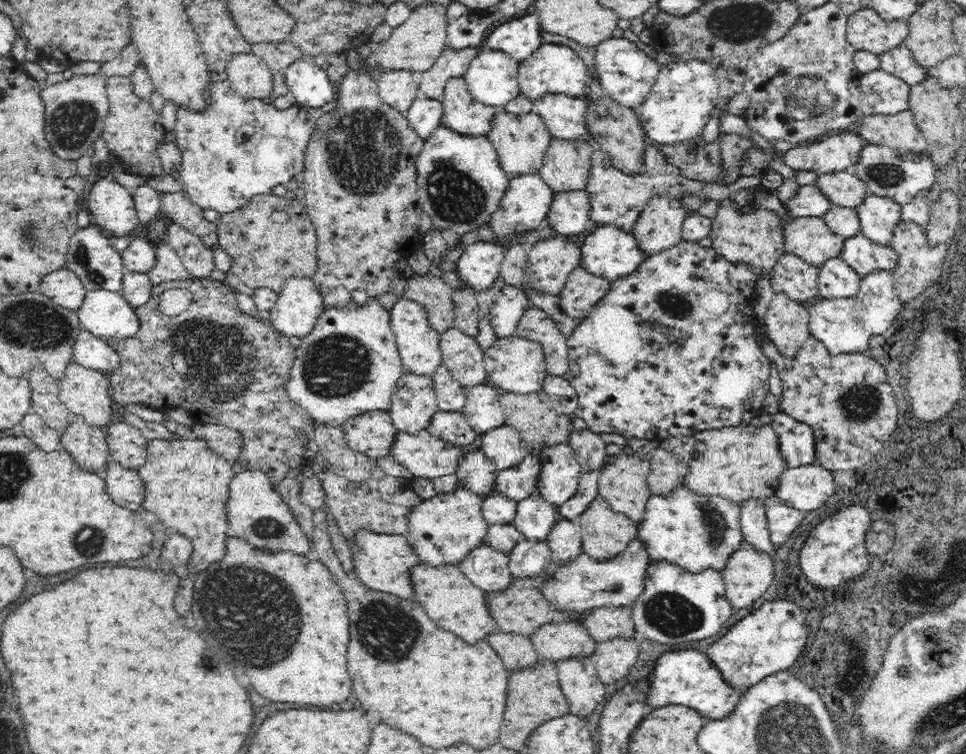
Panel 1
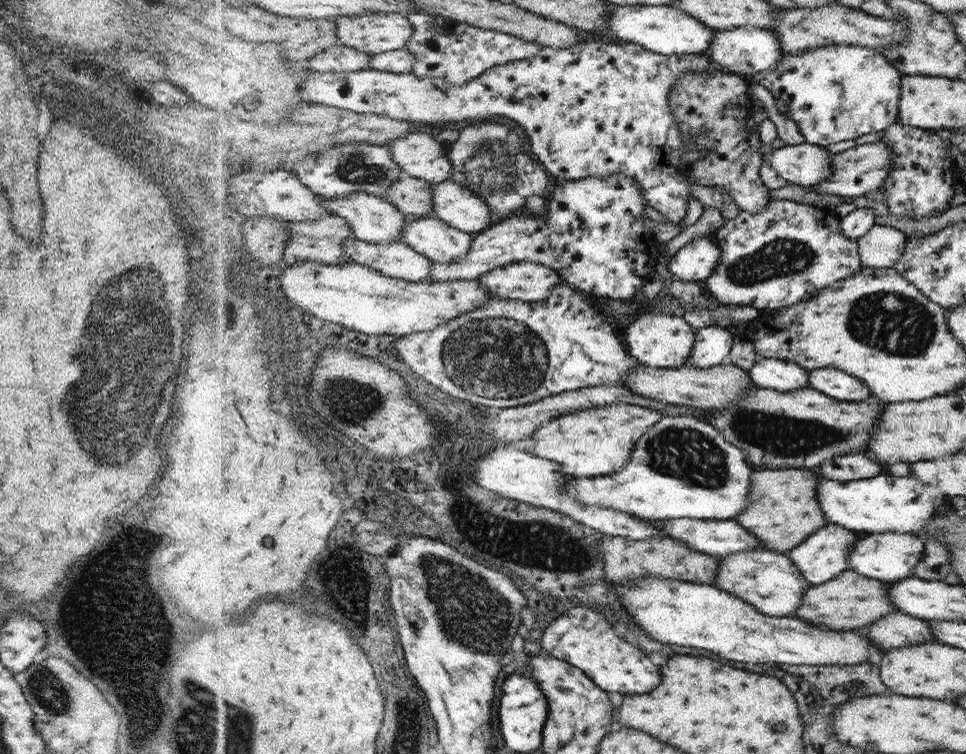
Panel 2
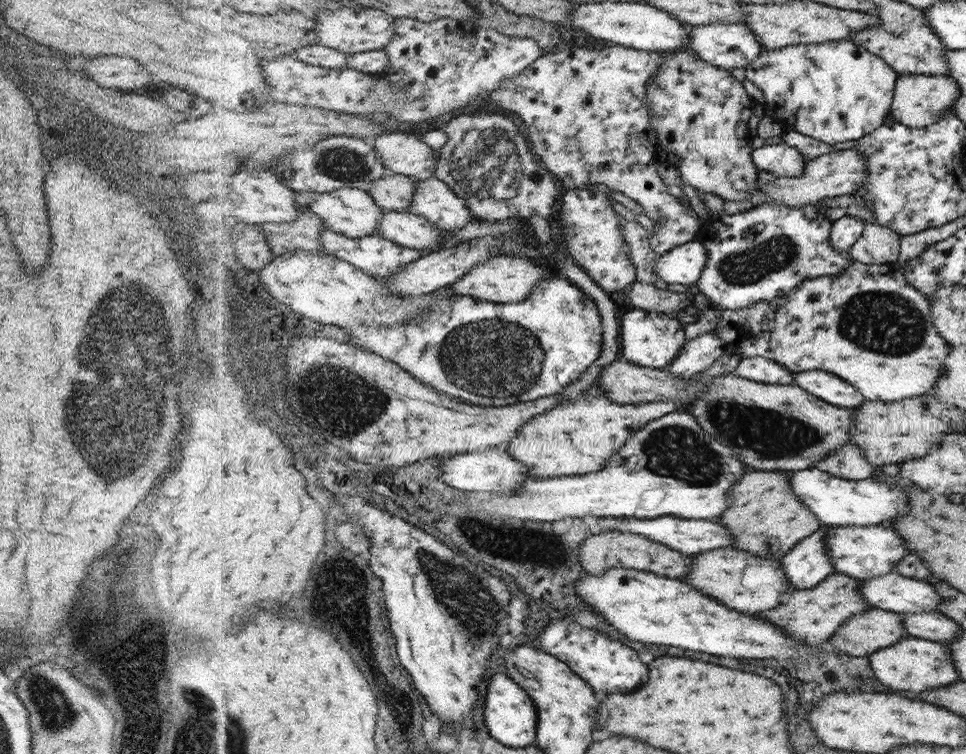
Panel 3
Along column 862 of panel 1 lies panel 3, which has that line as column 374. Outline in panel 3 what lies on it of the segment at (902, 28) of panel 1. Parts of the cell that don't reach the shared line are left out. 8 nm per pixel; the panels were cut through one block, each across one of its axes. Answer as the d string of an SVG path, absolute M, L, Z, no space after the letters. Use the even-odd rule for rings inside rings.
M346 6L343 10L324 11L322 15L317 14L316 23L319 24L318 34L320 43L338 50L343 50L351 55L370 51L384 51L397 37L396 17L374 8L364 9L358 8L358 6Z

